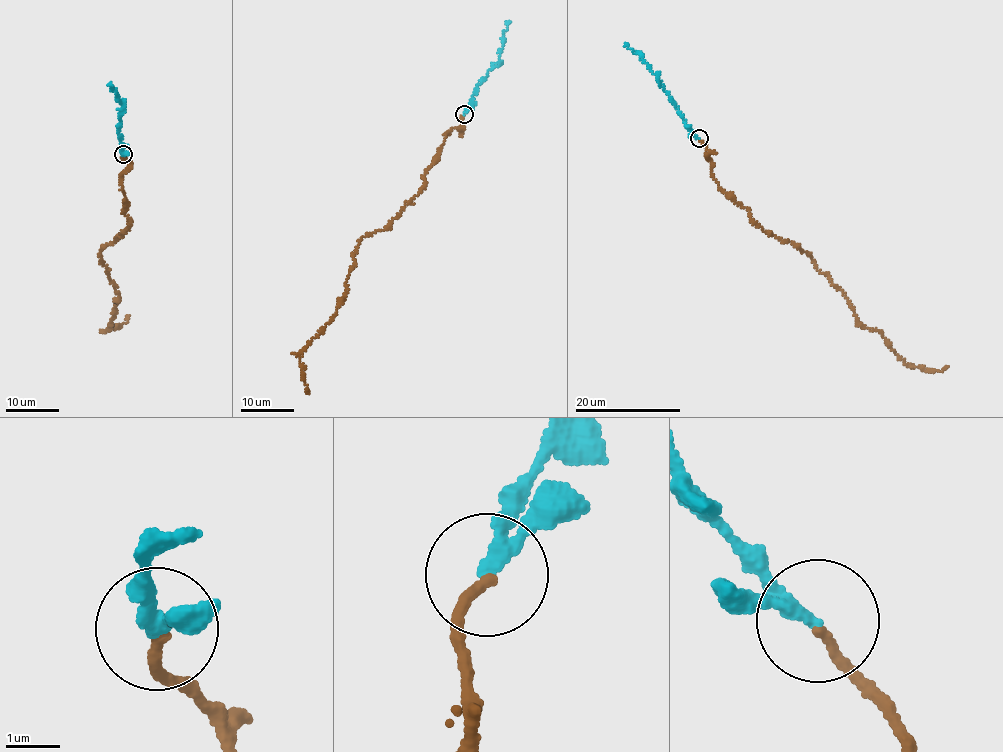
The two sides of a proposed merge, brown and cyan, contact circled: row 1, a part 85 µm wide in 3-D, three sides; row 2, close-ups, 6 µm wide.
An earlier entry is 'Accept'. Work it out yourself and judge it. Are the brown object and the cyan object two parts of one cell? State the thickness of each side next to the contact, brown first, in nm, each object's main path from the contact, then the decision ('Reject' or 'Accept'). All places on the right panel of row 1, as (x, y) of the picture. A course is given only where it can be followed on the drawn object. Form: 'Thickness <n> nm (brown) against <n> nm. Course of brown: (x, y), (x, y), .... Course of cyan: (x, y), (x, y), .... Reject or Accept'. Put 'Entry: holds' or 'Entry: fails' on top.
Entry: holds
Thickness 180 nm (brown) against 200 nm. Course of brown: (699, 139), (719, 187), (755, 224), (814, 261), (843, 293), (857, 321), (881, 333), (909, 365), (948, 366). Course of cyan: (699, 137), (688, 127), (656, 76), (638, 53), (625, 44). Accept

